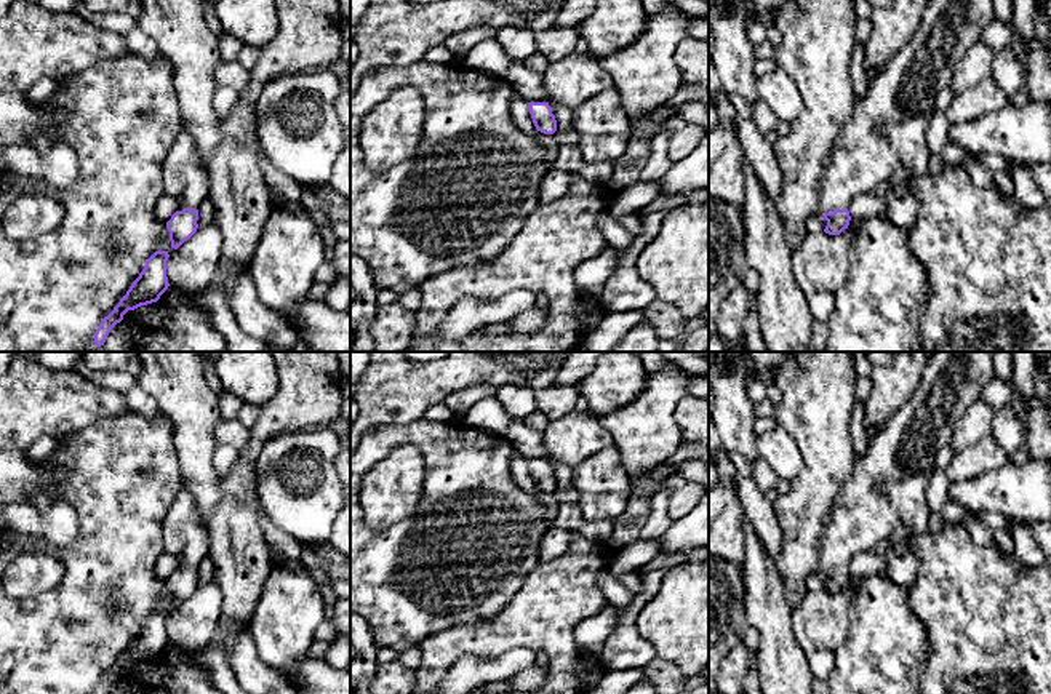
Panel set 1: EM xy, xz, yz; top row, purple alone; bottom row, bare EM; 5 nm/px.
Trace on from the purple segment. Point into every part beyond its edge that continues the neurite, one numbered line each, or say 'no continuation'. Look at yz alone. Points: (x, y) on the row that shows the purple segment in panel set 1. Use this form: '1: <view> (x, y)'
1: yz (861, 159)

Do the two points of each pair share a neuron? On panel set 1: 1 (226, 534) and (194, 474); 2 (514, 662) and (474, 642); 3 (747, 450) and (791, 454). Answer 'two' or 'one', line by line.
1: two
2: two
3: two

